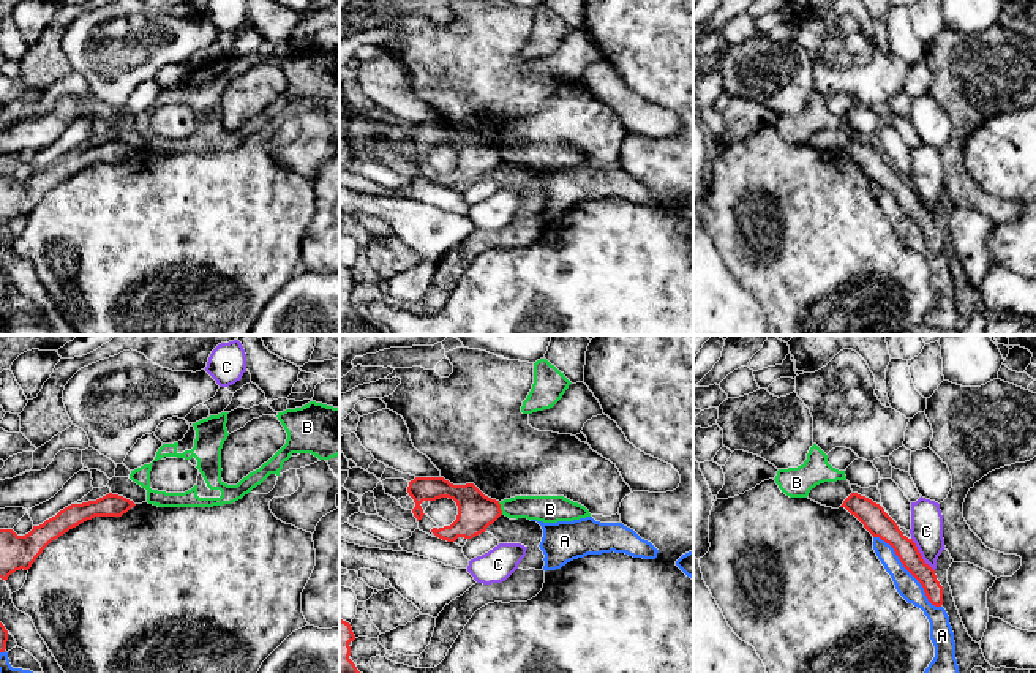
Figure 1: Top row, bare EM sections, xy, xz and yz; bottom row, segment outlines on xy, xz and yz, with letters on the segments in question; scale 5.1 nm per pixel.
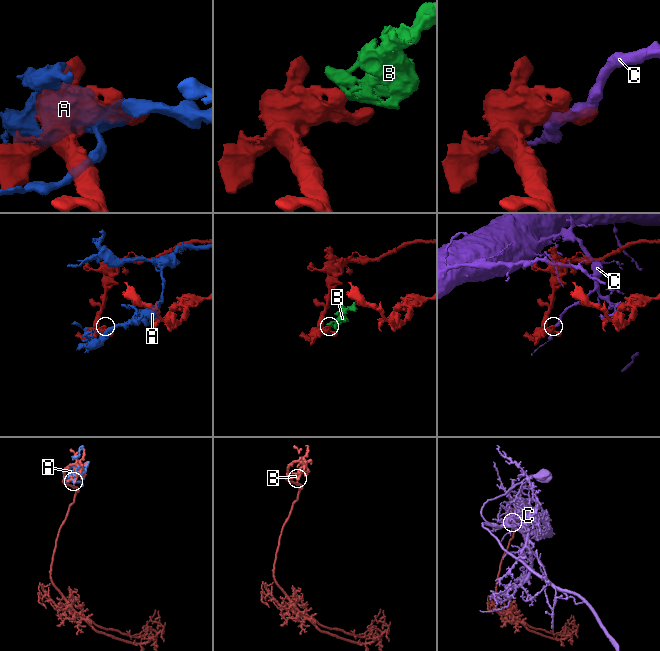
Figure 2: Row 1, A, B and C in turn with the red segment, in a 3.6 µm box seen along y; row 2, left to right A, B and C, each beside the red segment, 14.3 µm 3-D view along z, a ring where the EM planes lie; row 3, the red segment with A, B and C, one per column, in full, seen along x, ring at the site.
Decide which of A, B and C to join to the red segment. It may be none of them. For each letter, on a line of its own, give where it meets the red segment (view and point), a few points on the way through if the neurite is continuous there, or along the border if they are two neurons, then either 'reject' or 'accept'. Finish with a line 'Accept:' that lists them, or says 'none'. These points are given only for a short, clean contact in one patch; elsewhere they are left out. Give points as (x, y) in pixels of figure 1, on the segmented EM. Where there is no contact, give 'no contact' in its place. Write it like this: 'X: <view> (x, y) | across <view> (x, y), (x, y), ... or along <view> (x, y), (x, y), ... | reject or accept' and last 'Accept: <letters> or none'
A: yz (907, 569) | reject
B: xz (499, 509) | along xz (498, 503), (502, 514) | reject
C: yz (919, 555) | reject
Accept: none

